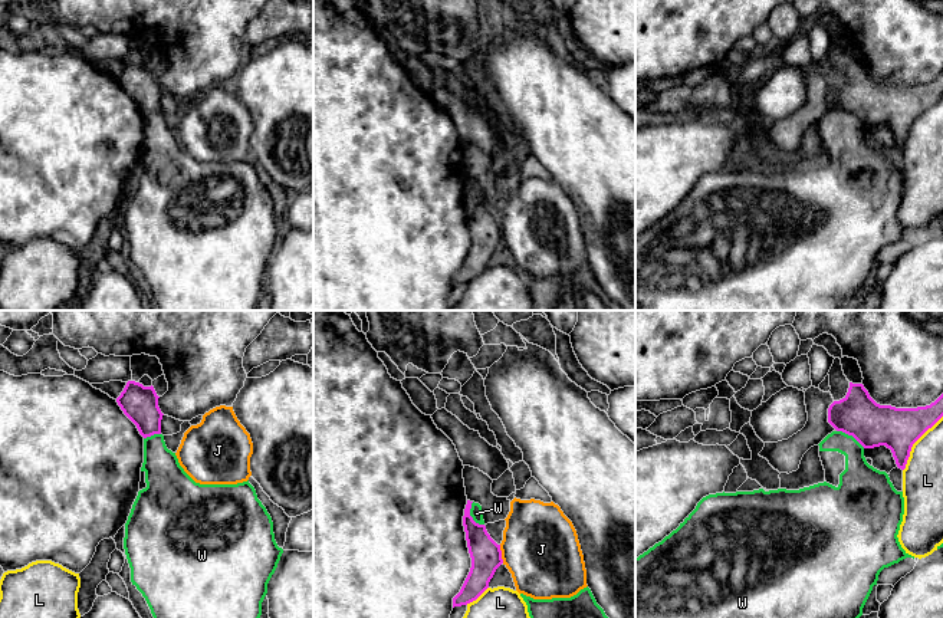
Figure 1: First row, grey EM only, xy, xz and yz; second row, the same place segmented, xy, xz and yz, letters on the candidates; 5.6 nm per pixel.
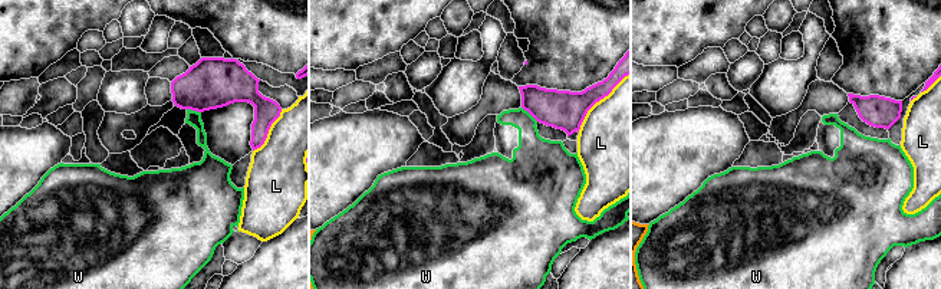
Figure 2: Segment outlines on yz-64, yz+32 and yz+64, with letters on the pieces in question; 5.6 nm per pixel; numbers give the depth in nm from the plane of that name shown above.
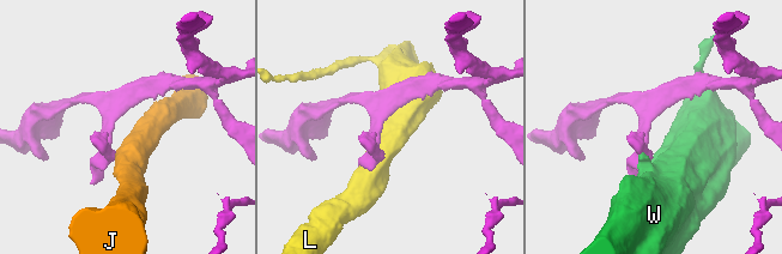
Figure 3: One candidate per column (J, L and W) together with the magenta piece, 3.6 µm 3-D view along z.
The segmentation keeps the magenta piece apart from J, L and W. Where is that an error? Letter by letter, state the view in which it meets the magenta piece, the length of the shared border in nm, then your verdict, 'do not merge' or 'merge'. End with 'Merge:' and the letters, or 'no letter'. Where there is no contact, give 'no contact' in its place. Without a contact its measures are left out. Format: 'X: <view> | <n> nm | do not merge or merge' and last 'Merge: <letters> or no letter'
J: xz | 110 nm | do not merge
L: yz | 380 nm | do not merge
W: xz | 150 nm | do not merge
Merge: no letter

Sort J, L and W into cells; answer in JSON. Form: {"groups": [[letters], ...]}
{"groups": [["J"], ["L"], ["W"]]}

